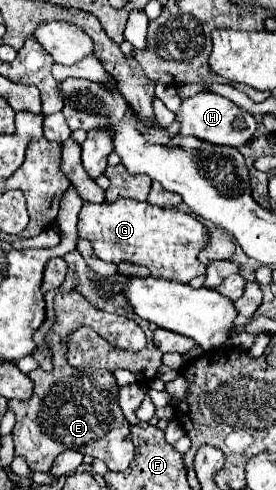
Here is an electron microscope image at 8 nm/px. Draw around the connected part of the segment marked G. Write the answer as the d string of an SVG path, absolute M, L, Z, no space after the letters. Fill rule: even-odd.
M132 199L84 203L78 217L78 235L90 241L96 257L102 261L130 261L146 265L154 277L188 283L190 279L206 273L206 267L198 261L198 253L210 243L210 229L194 215L178 209L162 209Z

